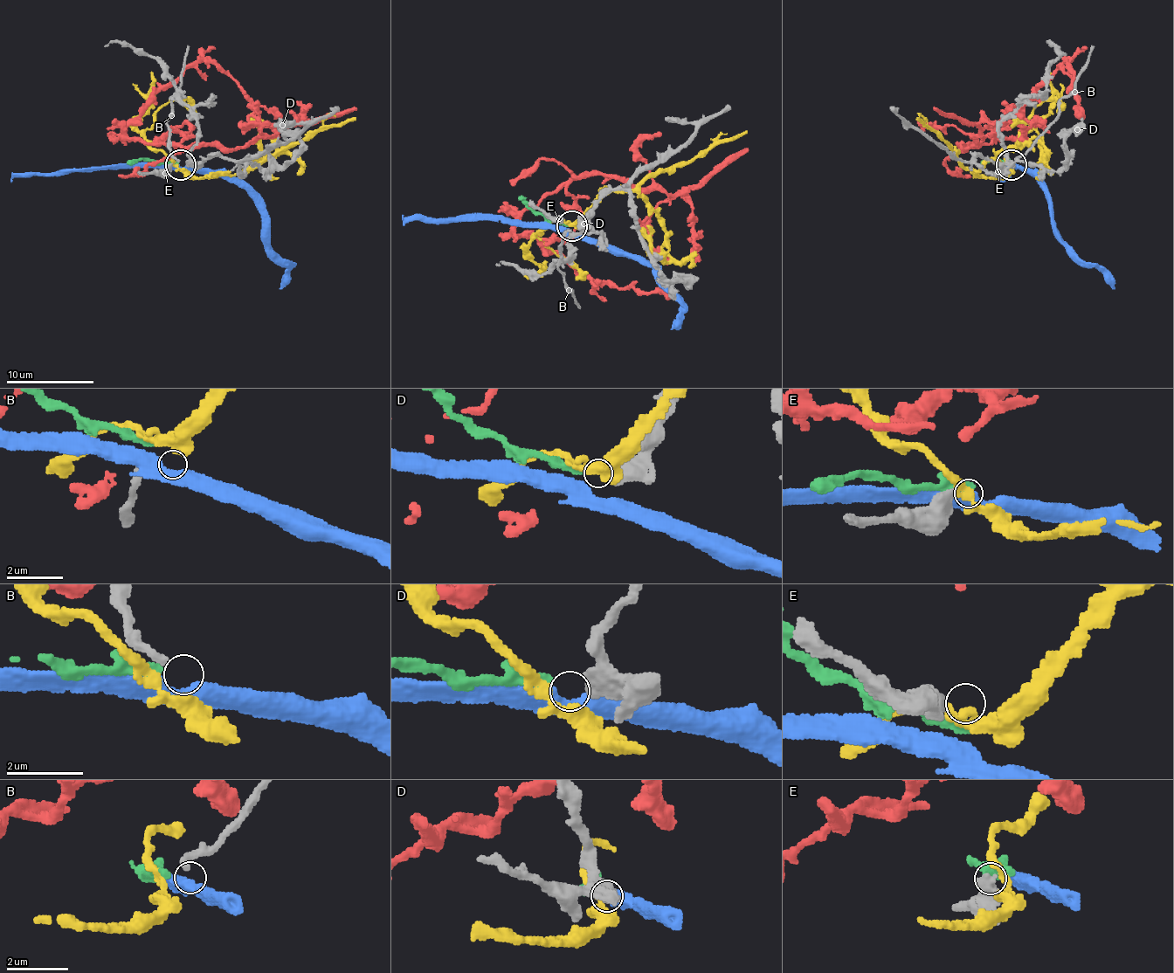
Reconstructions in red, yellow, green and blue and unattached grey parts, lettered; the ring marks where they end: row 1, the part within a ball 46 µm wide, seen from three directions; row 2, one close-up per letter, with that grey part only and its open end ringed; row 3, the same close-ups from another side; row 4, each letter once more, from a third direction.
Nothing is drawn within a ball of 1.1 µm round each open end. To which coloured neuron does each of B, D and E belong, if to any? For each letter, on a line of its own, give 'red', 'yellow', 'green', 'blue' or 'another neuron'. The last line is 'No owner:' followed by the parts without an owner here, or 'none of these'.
B: another neuron
D: green
E: another neuron
No owner: B, E

